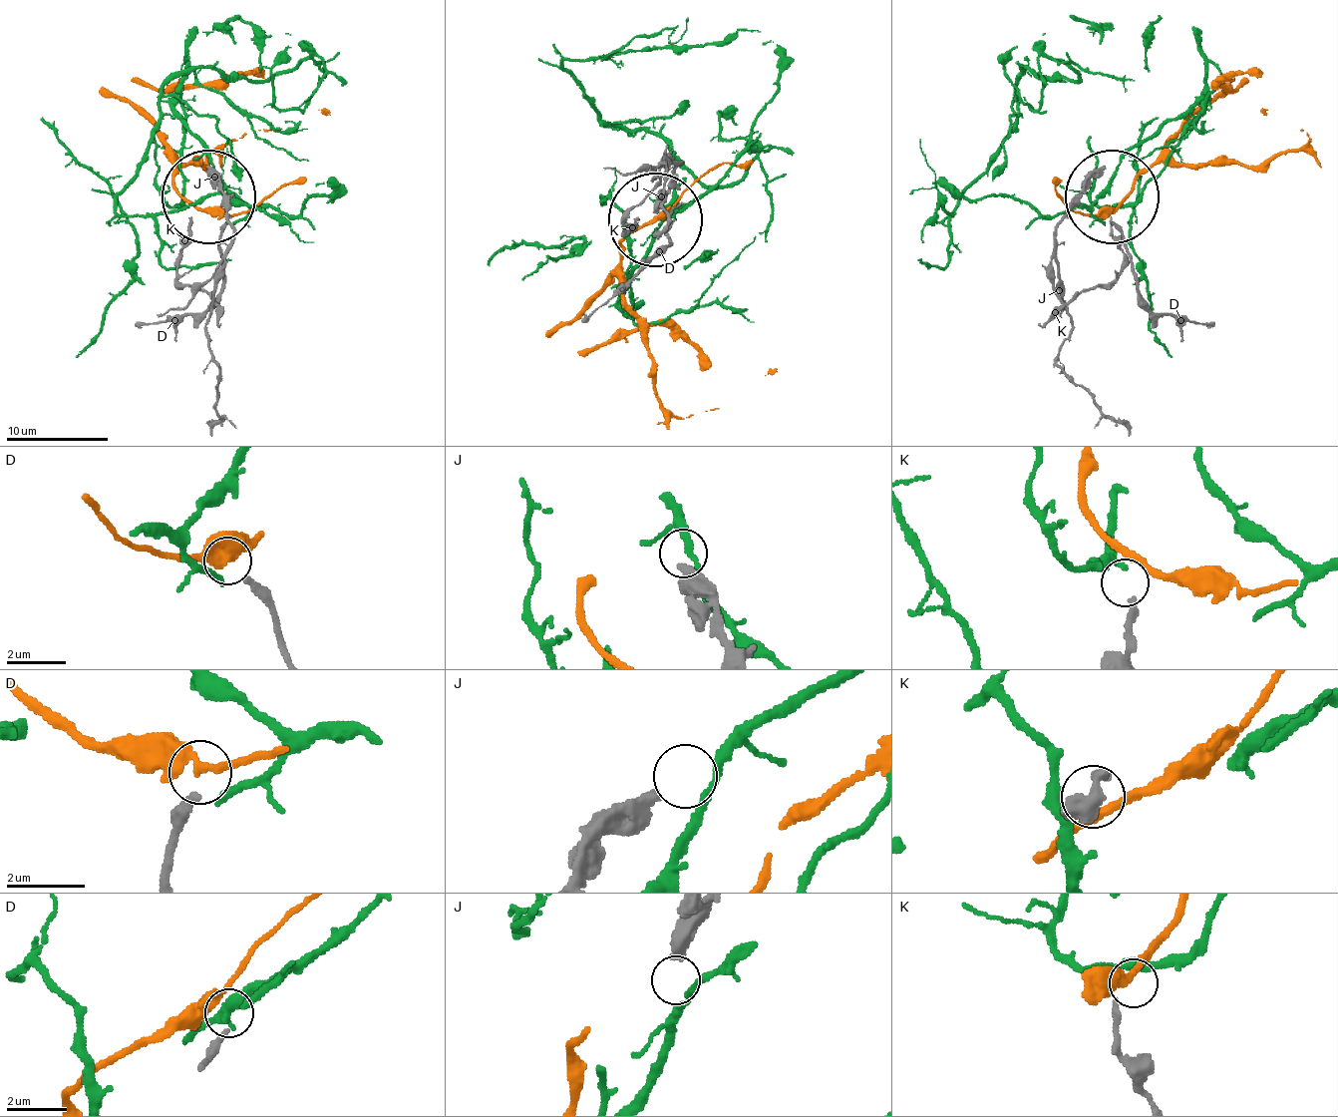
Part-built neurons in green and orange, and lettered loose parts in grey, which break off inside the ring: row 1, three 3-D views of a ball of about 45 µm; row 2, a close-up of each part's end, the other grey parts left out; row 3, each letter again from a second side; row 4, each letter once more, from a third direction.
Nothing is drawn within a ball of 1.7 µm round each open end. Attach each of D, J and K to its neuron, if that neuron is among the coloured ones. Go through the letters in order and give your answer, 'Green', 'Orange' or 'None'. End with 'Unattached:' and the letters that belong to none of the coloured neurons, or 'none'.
D: Orange
J: Green
K: None
Unattached: K

